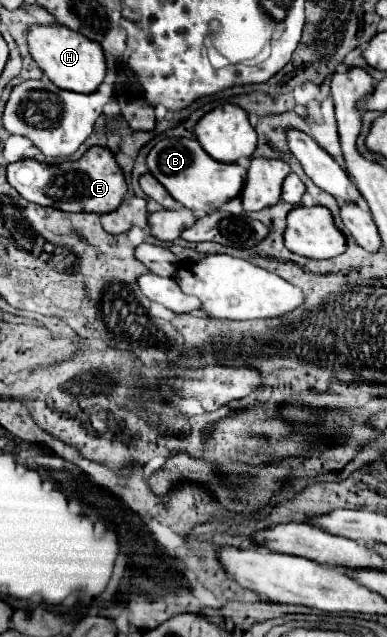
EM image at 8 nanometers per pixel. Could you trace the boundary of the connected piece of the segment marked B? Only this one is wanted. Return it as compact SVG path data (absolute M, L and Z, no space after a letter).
M162 139L152 147L146 161L150 173L166 187L166 191L192 211L216 211L222 203L240 195L246 179L244 167L216 163L196 139Z

